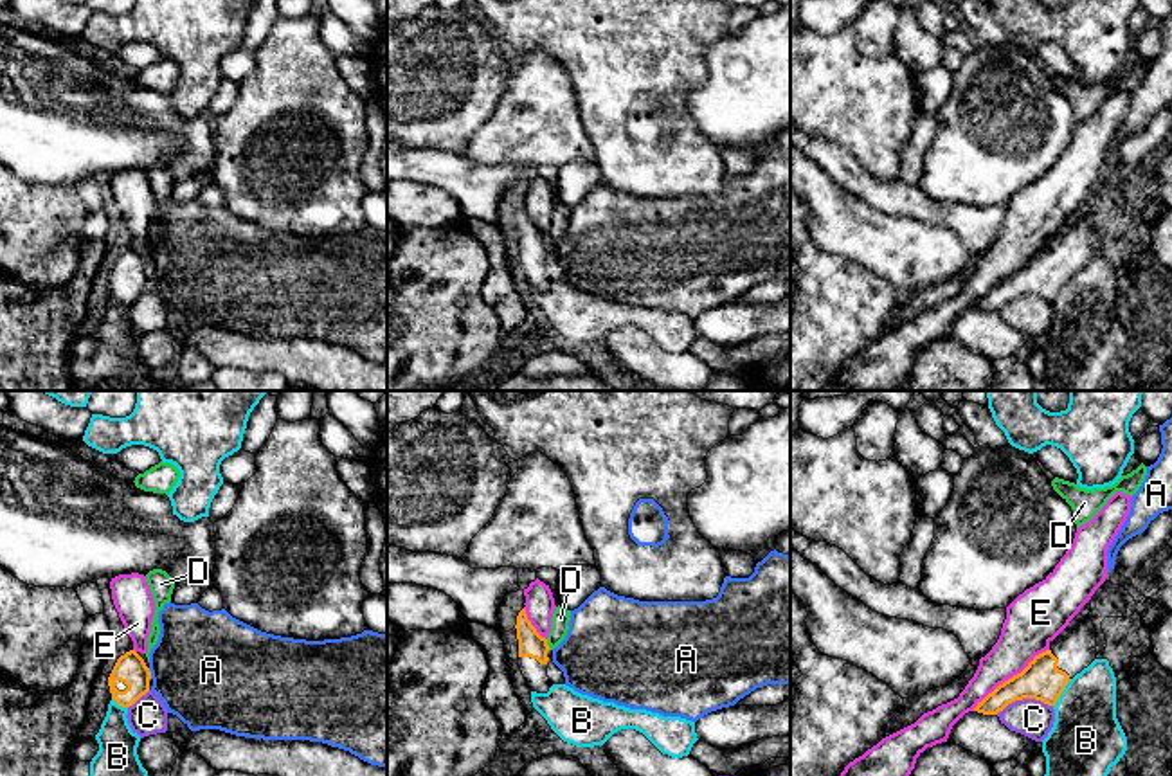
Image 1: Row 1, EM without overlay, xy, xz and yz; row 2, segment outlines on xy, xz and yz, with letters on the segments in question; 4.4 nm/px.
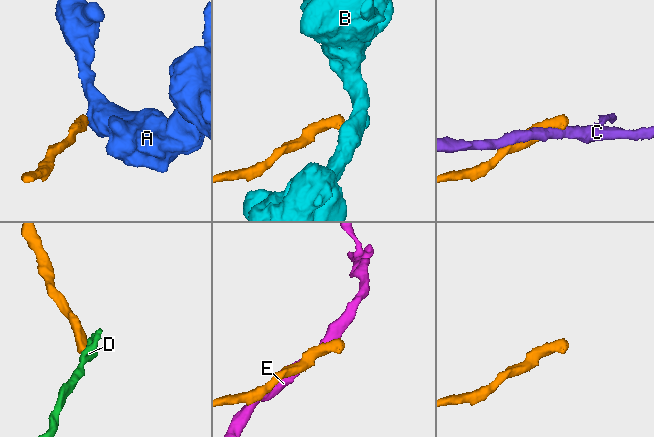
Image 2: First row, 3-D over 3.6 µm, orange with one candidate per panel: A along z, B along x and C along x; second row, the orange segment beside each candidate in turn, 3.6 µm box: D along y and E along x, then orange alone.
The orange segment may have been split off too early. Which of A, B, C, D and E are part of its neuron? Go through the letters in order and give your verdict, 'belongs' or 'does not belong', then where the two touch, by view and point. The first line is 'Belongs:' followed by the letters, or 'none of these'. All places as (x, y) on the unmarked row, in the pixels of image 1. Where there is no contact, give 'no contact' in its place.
Belongs: none of these
A: does not belong | xy (150, 270)
B: does not belong | yz (1061, 290)
C: does not belong | yz (1023, 294)
D: does not belong | xz (548, 242)
E: does not belong | yz (1012, 274)

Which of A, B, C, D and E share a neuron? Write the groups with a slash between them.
A / B / C / D / E

